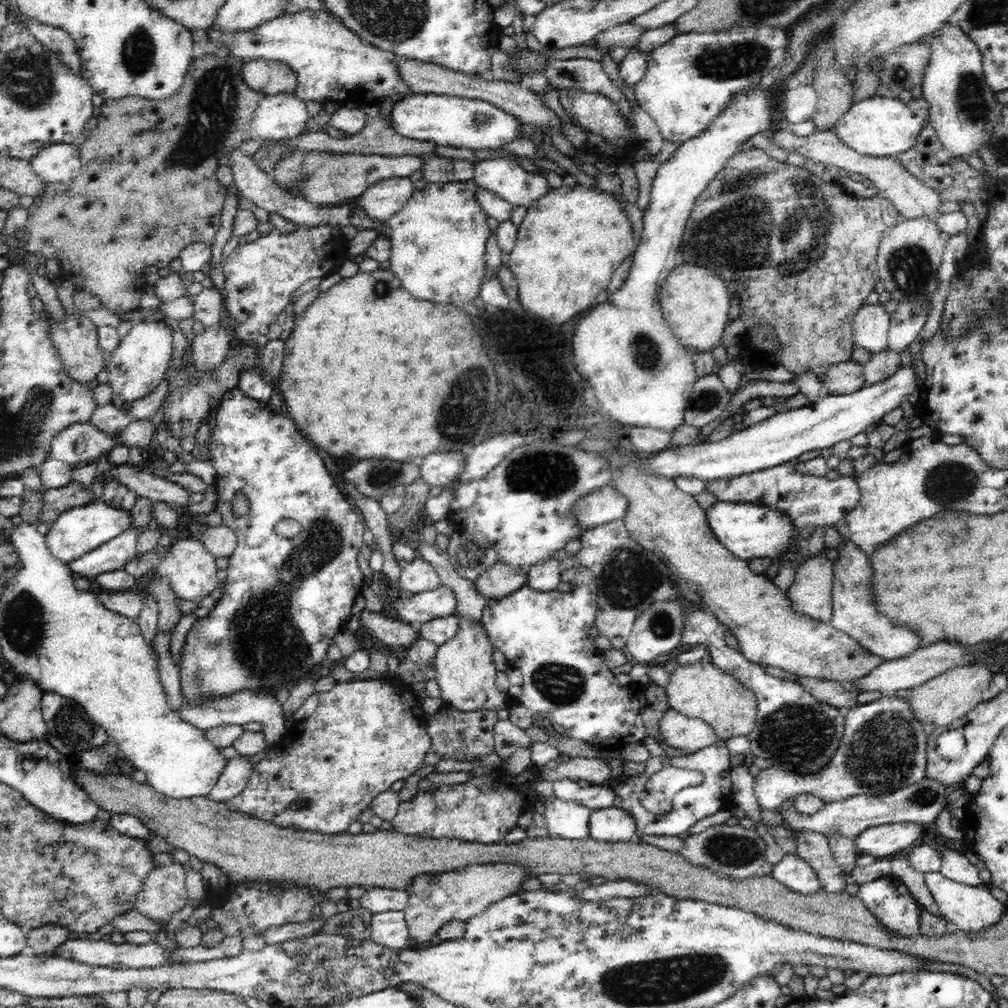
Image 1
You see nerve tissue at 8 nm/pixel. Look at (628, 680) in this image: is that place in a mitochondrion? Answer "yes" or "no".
no

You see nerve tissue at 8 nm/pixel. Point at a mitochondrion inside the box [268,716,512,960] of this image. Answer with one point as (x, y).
(300, 802)

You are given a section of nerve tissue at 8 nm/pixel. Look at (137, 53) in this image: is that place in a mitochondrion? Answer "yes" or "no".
yes

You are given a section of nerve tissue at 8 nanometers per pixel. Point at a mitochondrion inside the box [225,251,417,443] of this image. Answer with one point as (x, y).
(381, 288)

